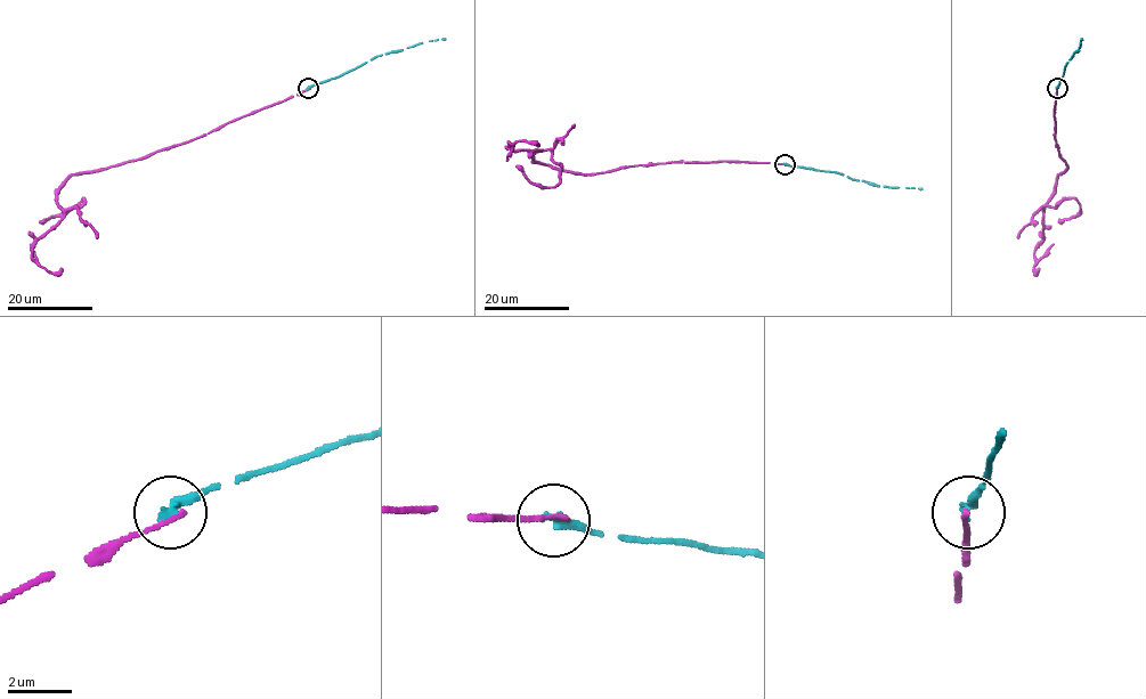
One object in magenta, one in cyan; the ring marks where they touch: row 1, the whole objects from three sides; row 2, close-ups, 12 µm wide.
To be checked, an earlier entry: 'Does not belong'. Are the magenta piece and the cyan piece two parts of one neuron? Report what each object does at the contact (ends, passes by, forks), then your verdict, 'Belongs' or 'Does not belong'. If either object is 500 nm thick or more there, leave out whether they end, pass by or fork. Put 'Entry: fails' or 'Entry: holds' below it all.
At the ring magenta ends. At the ring cyan ends. Does not belong
Entry: holds

